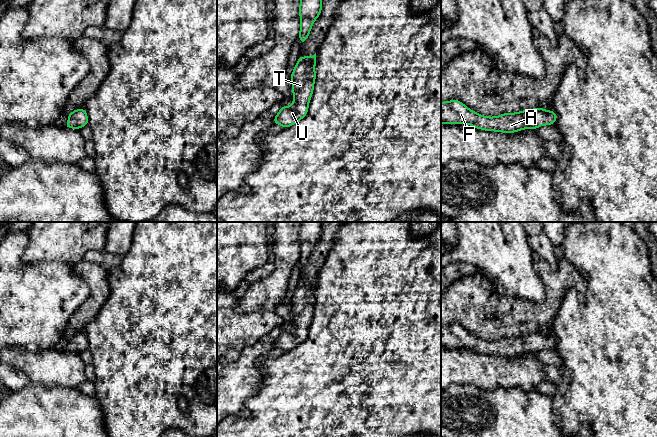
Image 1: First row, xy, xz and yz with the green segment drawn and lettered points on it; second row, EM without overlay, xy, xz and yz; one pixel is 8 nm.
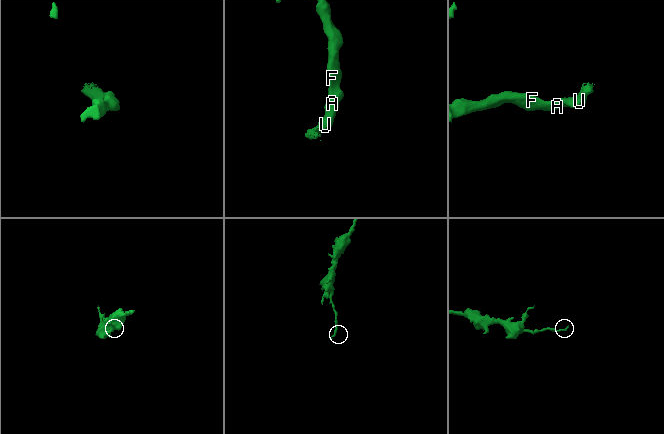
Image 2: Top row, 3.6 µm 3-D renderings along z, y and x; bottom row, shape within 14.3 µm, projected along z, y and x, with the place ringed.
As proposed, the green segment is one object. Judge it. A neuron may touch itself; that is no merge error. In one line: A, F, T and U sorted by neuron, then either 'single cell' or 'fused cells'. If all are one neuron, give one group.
A F T U; single cell

